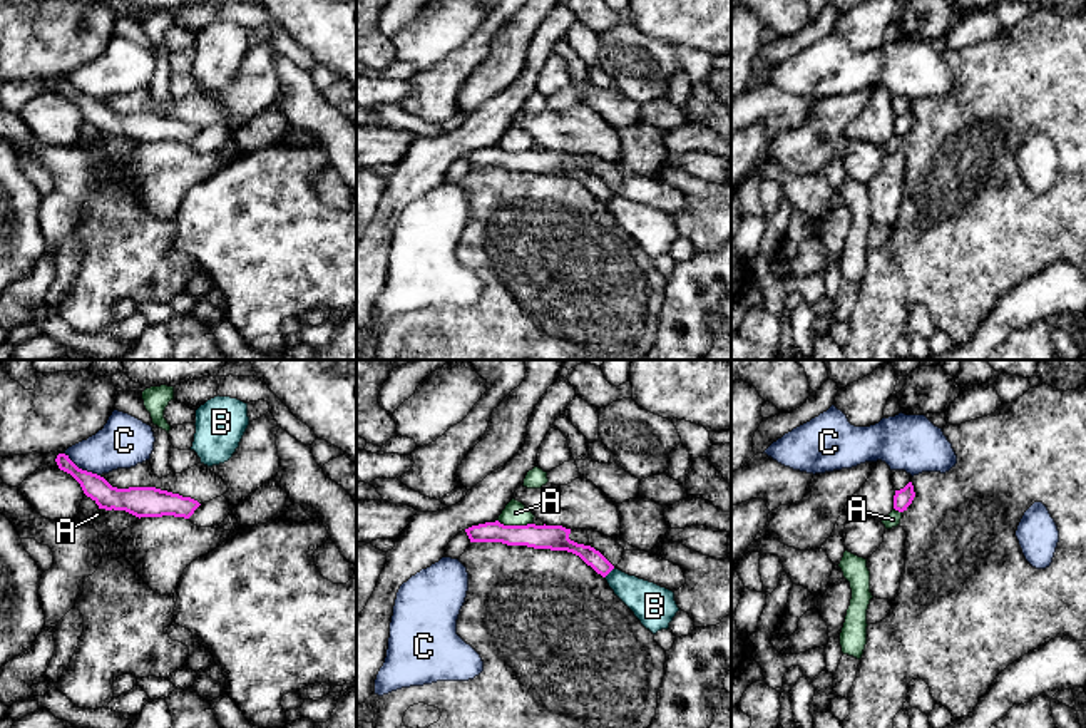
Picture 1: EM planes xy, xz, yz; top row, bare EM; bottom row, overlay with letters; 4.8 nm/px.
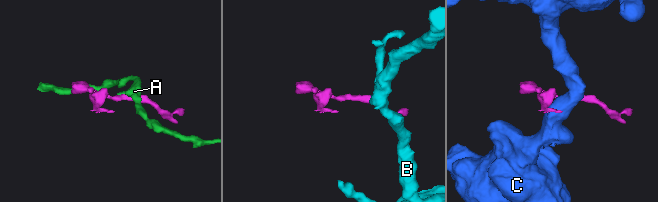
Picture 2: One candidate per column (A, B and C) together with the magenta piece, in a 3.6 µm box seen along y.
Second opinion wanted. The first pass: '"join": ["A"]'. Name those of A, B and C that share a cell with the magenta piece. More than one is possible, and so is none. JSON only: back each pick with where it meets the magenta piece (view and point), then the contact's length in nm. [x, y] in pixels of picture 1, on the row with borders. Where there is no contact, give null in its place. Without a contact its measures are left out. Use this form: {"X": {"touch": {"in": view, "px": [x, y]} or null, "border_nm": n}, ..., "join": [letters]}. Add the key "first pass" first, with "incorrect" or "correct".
{"first pass": "incorrect", "join": []}

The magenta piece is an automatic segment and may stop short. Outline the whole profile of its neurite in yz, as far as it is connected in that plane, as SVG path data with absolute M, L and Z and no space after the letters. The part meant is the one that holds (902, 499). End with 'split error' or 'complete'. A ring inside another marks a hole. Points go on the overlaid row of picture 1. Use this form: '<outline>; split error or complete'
M892 470L892 484L895 490L894 509L904 512L915 497L912 475L907 474L905 470Z; split error

